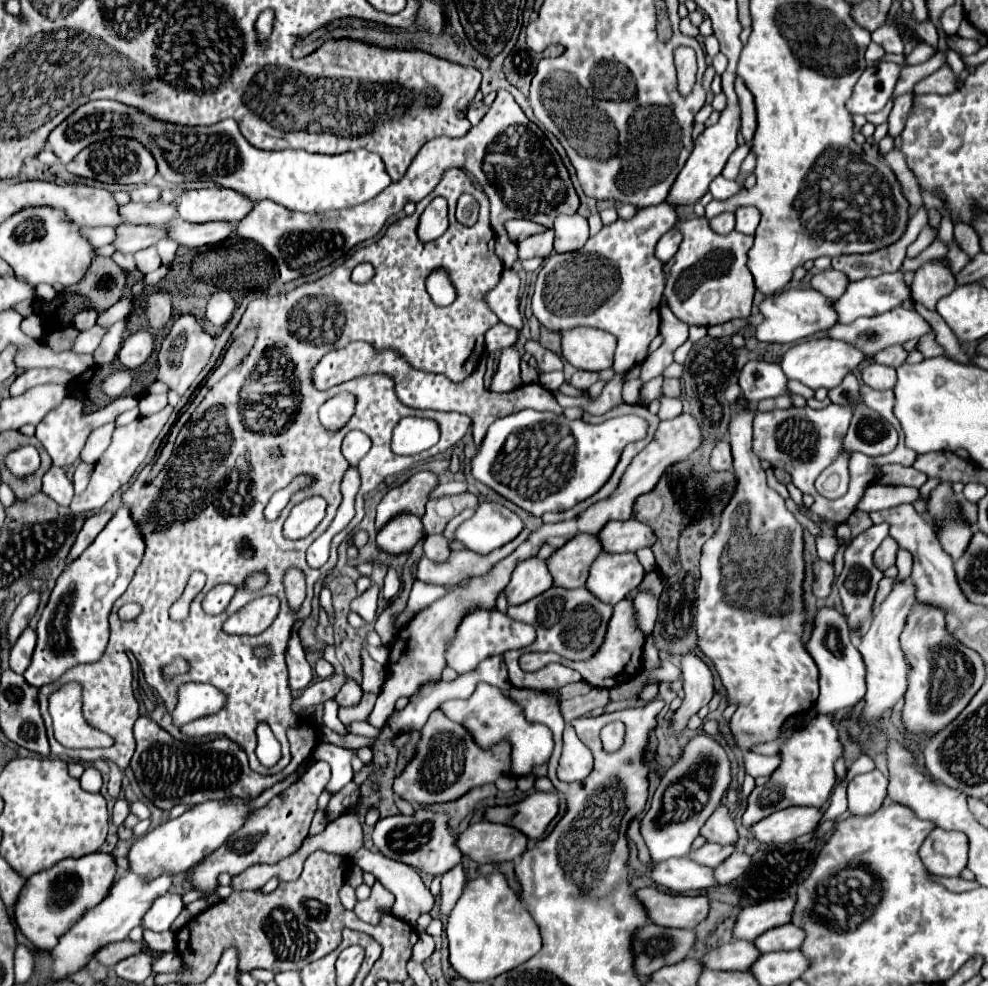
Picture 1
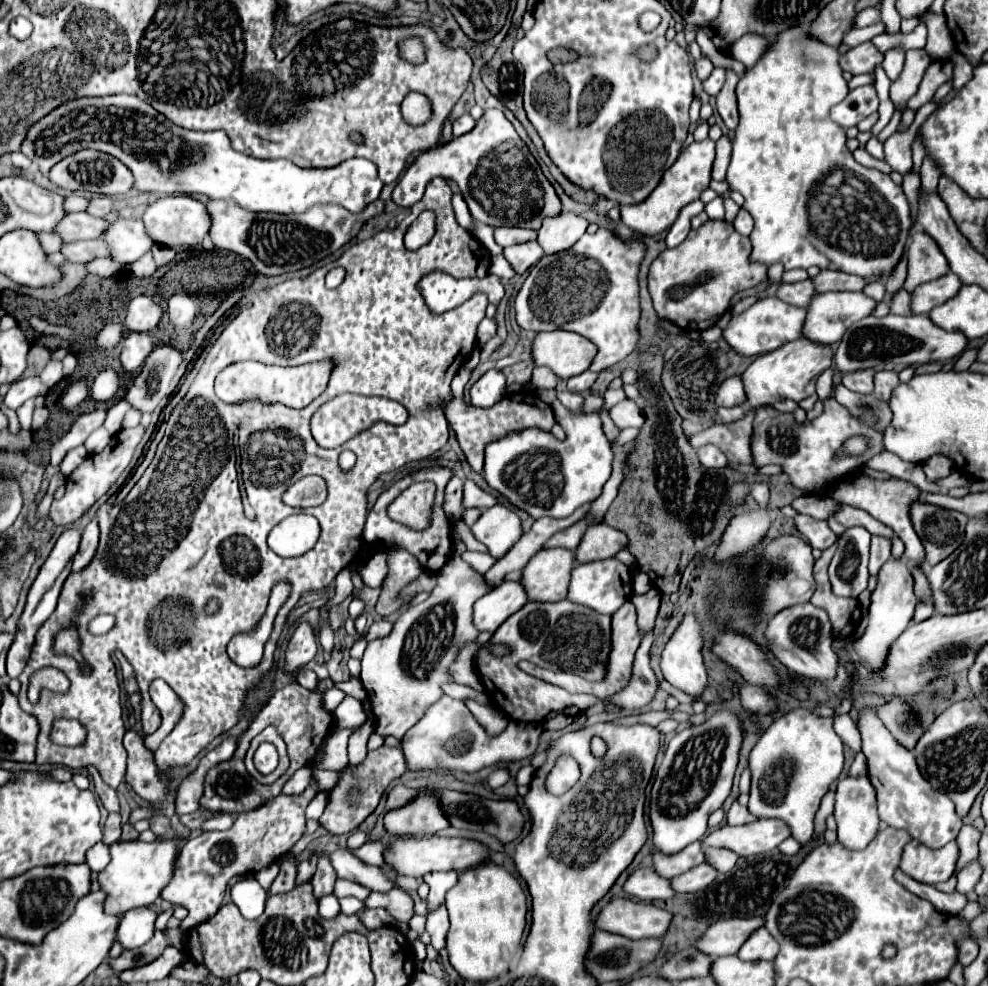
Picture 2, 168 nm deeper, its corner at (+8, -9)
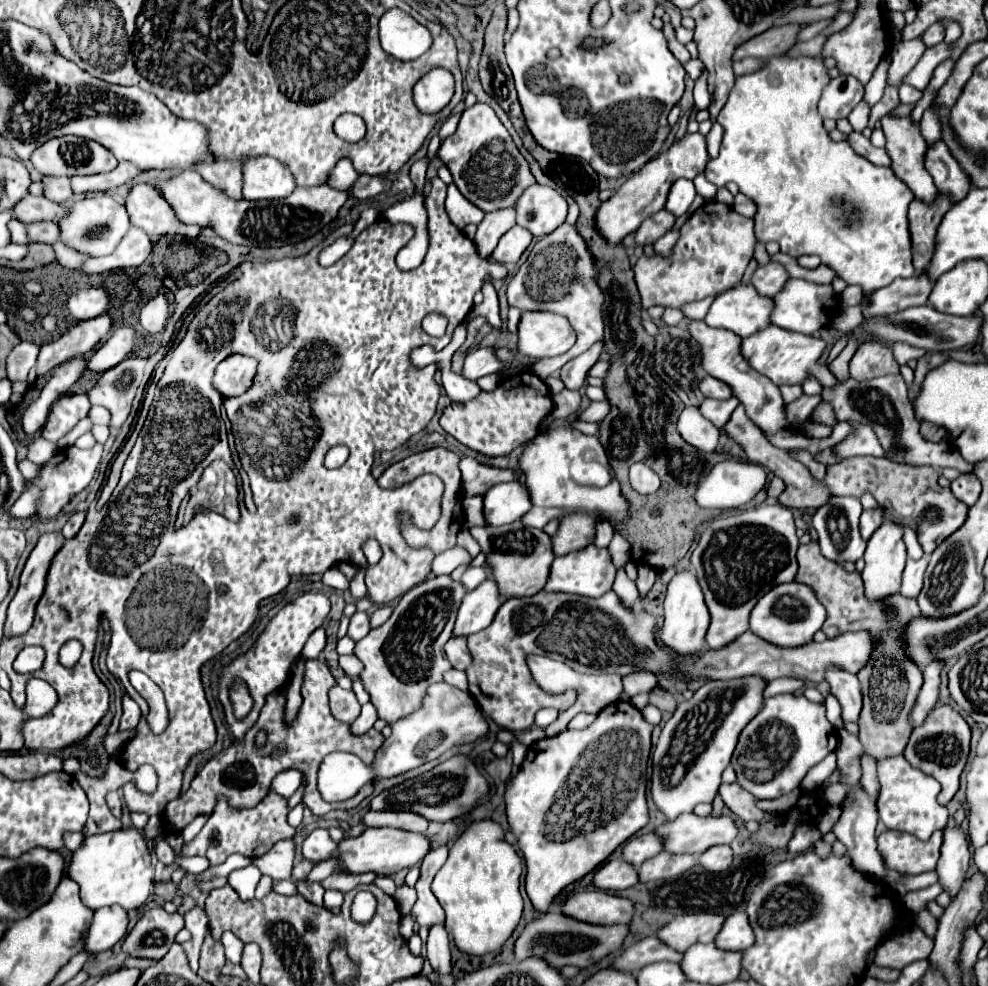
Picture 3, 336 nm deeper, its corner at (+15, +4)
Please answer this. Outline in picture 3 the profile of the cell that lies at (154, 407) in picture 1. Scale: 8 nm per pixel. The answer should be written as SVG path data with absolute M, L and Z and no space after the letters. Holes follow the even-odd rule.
M92 407L90 413L88 413L88 417L90 417L92 425L100 425L100 423L106 425L110 421L110 413L106 409L102 409L102 407Z

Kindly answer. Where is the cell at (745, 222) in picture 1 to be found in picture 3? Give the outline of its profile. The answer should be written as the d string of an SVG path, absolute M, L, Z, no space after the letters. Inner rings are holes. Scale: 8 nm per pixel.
M738 193L738 195L734 197L732 209L734 209L736 213L744 215L744 217L754 217L754 215L756 215L756 203L754 203L750 197L746 197L744 193Z

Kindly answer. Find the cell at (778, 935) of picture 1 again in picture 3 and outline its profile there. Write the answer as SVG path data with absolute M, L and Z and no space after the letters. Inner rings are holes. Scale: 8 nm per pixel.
M736 911L724 919L724 929L720 929L720 933L716 935L714 945L718 945L718 949L724 951L742 951L750 947L752 941L754 941L754 933L748 923L748 915Z

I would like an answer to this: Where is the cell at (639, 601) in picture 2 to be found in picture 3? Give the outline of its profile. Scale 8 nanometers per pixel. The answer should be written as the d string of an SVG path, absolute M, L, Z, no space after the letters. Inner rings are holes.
M564 421L550 433L538 433L524 449L518 467L528 479L528 491L532 505L536 507L556 507L564 513L584 511L588 515L606 513L614 529L614 537L608 545L608 551L616 567L622 567L630 557L630 545L620 535L618 527L628 521L628 501L622 497L620 483L616 481L604 447L596 435L582 435L570 429L570 423Z

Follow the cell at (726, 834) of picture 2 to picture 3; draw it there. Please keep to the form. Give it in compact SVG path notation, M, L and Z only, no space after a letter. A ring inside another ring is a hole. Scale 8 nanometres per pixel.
M684 813L676 821L666 821L654 829L664 837L664 851L700 855L714 845L732 843L738 835L738 827L730 817L698 817Z

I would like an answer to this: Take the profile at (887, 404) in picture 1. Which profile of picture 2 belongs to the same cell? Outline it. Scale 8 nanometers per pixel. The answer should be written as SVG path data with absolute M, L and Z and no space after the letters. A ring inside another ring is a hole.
M827 398L825 410L819 418L813 422L797 422L793 414L775 412L773 406L759 406L755 422L753 422L753 436L751 436L751 454L753 464L757 468L767 464L777 464L783 468L783 472L789 476L791 484L799 488L805 496L815 492L825 492L831 488L837 480L849 478L857 474L873 456L885 452L883 446L883 432L879 432L873 426L863 426L857 418L851 418L851 412L845 406L839 406L835 398ZM853 434L865 434L871 438L871 452L859 456L859 458L841 458L837 464L833 464L833 454L841 448L845 438Z

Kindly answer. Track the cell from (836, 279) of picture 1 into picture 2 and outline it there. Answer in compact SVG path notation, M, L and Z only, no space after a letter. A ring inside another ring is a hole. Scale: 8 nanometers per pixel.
M805 280L805 282L795 282L795 284L781 284L779 290L777 290L777 296L787 302L787 304L793 304L793 306L801 306L801 308L807 308L811 304L811 298L815 296L815 288L813 288L813 282L811 280Z

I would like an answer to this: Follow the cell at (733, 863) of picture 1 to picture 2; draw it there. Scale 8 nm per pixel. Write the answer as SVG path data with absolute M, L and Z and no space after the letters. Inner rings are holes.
M705 862L701 866L687 870L685 874L681 874L677 878L671 878L671 886L677 892L699 892L699 890L705 890L707 886L711 886L711 882L715 882L717 874L719 872L711 864Z

